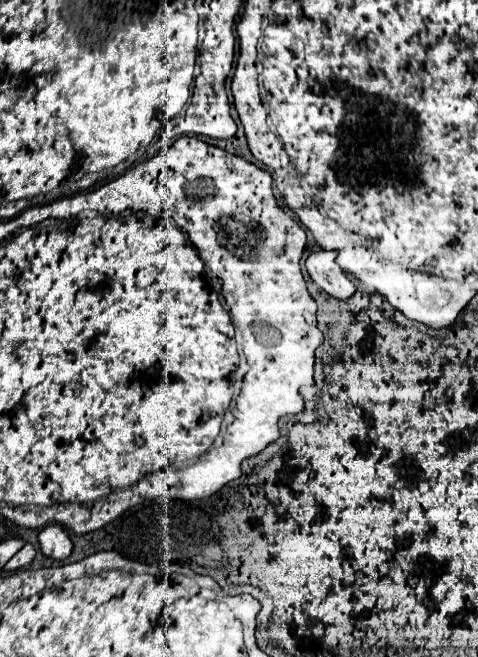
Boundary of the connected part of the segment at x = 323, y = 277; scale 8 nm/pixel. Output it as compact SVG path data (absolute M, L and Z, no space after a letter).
M311 252L305 264L313 282L329 296L337 300L347 300L355 294L355 284L347 280L347 274L335 262L335 252Z

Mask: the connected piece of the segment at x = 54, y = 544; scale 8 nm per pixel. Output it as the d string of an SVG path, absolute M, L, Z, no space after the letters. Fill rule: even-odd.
M49 524L45 526L41 532L39 532L39 546L41 546L41 552L49 558L55 558L55 560L65 560L71 550L73 550L73 542L69 538L69 532L59 526L59 524Z

